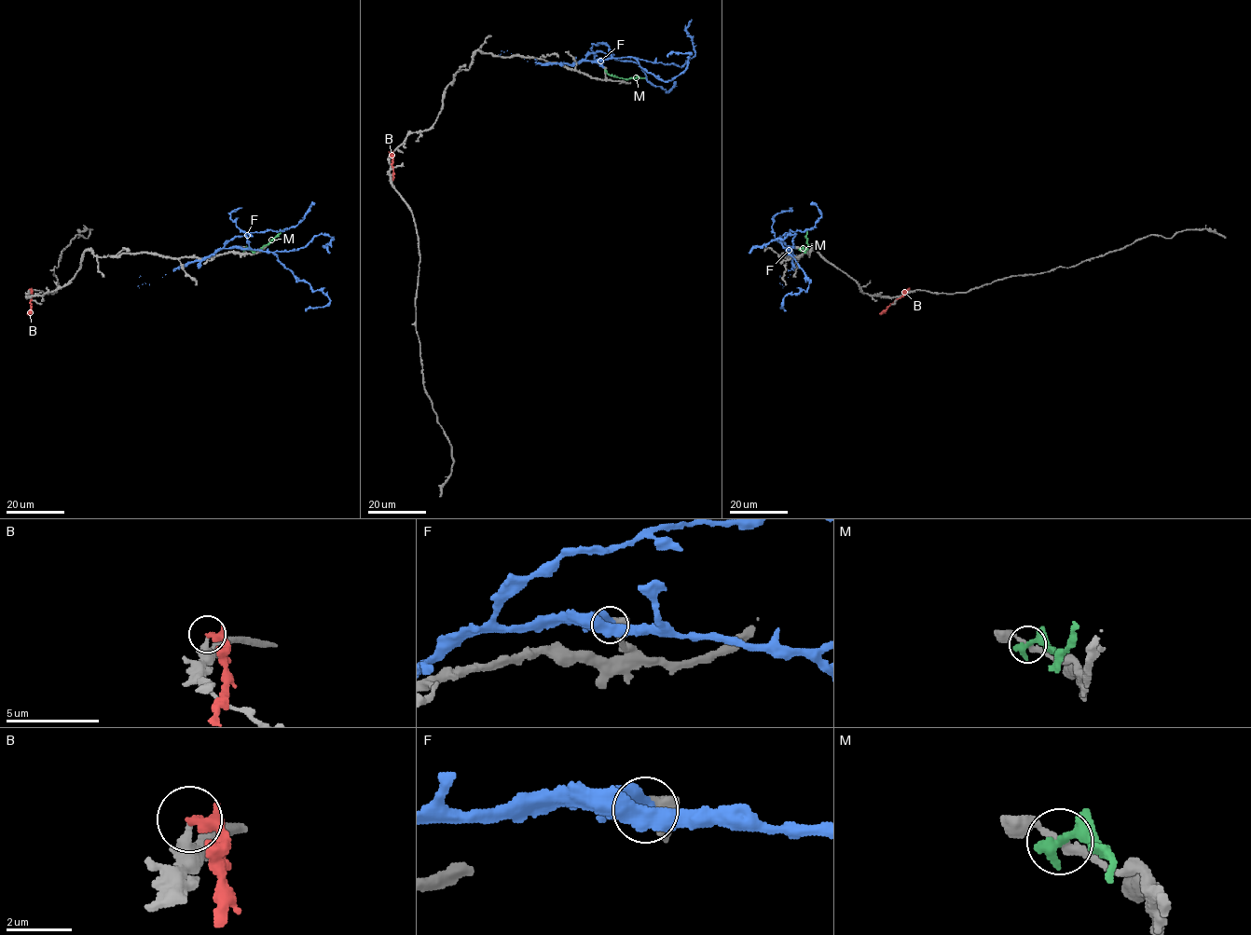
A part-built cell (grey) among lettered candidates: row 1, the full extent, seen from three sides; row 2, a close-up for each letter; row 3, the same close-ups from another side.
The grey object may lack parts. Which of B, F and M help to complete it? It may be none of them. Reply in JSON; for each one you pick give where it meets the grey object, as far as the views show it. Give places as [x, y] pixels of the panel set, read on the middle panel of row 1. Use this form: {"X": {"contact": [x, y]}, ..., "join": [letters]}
{"join": []}

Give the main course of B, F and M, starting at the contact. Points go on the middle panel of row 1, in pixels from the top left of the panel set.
B: (391, 180), (392, 167), (390, 150)
F: (603, 67), (597, 61), (633, 57), (661, 80), (670, 80), (686, 68), (691, 54), (670, 52), (666, 56)
M: (606, 72), (623, 78), (645, 76)

